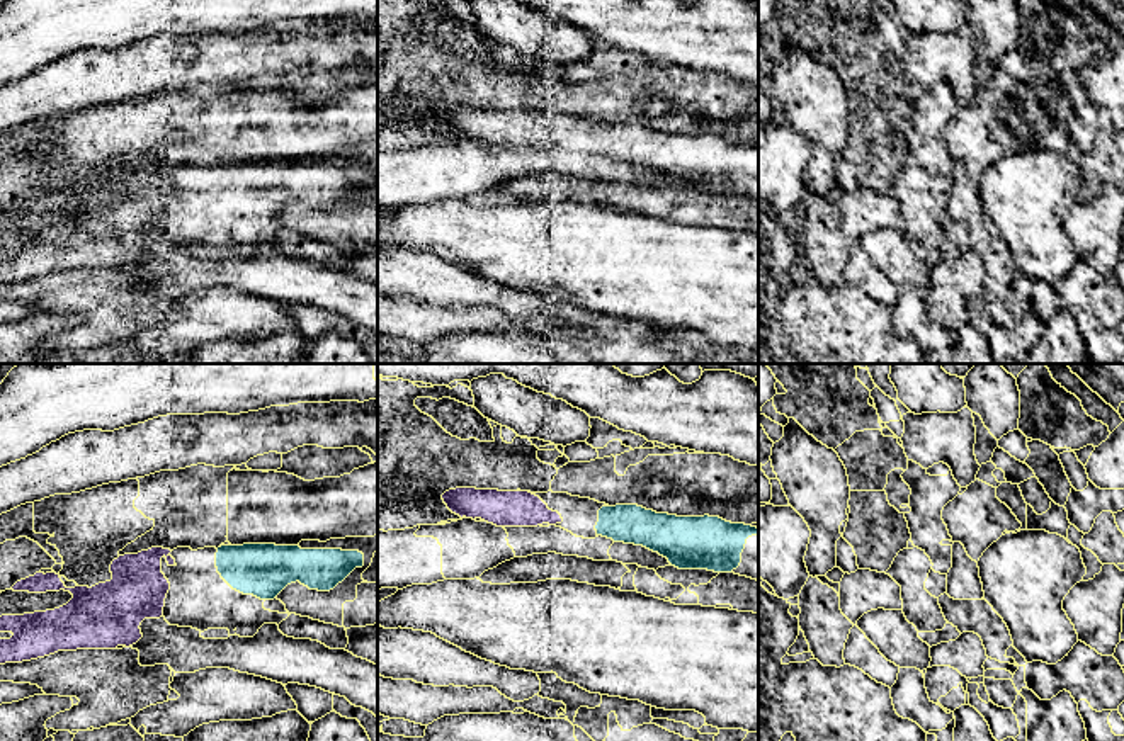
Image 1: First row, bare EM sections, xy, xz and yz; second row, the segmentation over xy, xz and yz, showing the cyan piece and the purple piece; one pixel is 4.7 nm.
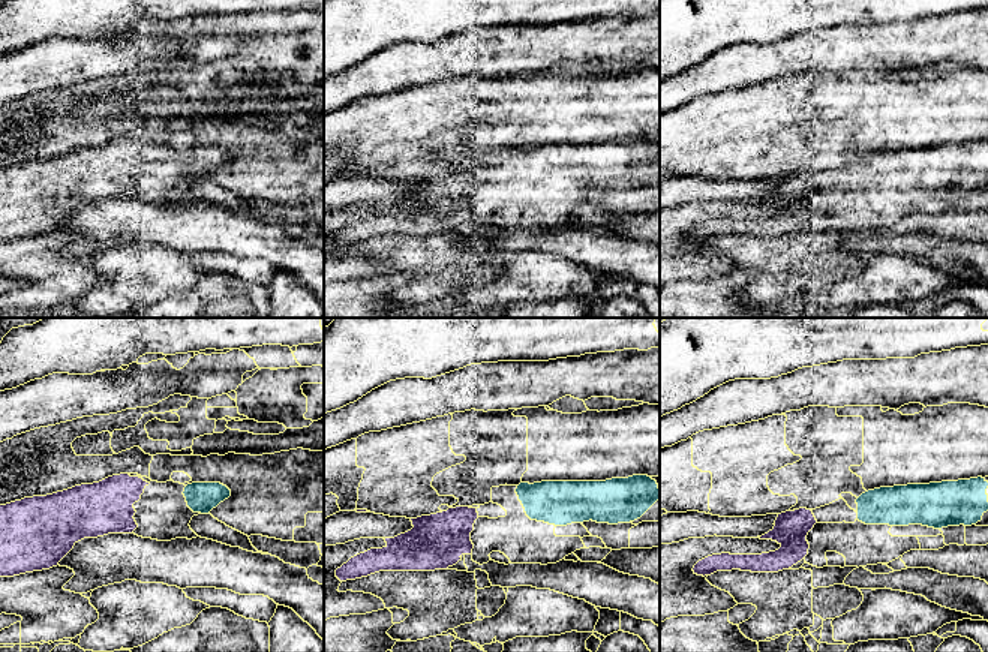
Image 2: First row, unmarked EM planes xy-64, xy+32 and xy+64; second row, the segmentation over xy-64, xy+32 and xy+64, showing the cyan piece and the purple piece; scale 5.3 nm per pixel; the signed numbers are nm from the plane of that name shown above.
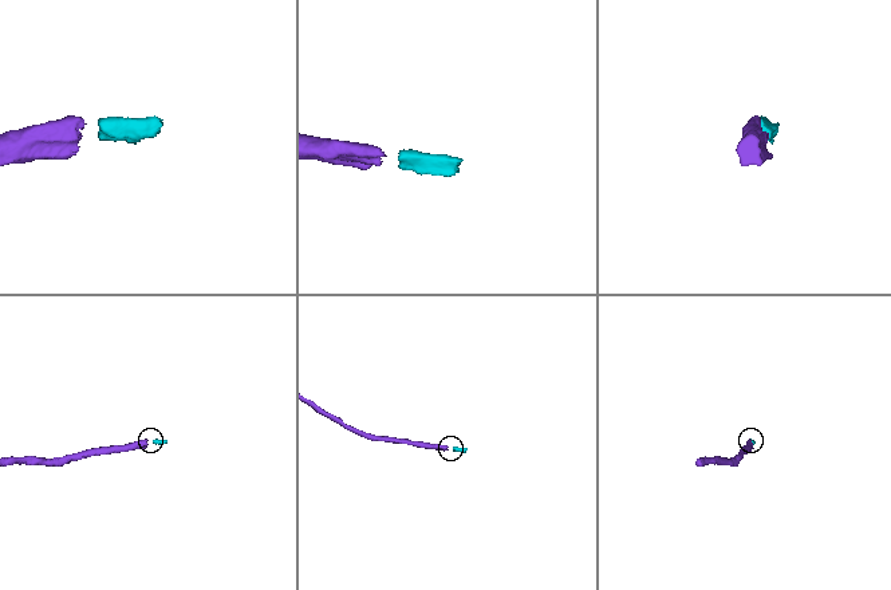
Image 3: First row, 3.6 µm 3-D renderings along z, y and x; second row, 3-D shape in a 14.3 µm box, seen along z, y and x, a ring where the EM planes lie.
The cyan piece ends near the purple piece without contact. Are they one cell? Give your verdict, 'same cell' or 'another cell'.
same cell

